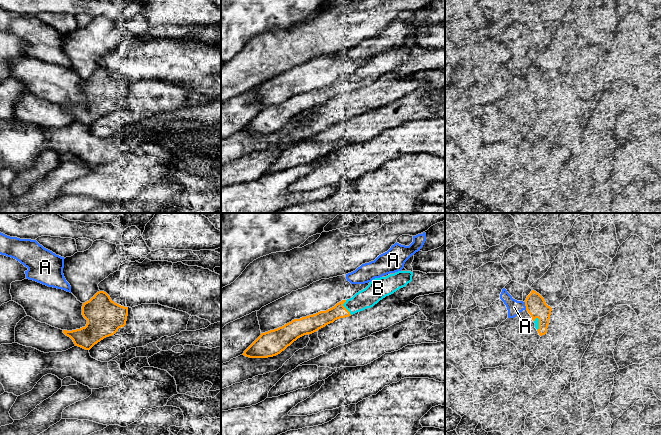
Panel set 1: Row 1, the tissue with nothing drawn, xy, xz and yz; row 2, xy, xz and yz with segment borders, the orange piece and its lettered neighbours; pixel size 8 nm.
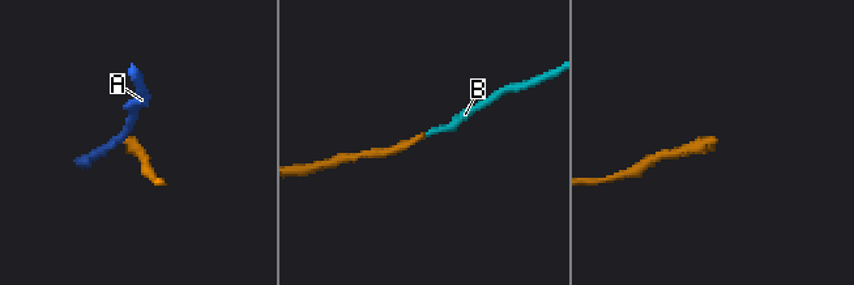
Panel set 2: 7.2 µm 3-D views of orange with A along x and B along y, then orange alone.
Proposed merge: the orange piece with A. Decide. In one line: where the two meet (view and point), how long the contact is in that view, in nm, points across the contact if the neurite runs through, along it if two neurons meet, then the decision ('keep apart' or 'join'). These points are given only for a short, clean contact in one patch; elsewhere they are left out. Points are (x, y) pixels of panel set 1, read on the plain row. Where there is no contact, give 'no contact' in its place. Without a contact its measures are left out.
meets orange in yz at (525, 81); contact 70 nm long; keep apart

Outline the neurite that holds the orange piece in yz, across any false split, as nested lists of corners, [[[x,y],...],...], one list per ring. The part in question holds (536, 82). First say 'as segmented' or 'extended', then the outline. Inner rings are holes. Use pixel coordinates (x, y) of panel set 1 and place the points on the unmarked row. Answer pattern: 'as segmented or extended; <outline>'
extended; [[[532,66],[525,76],[525,82],[531,91],[540,112],[547,109],[552,84],[548,82],[544,74]]]

